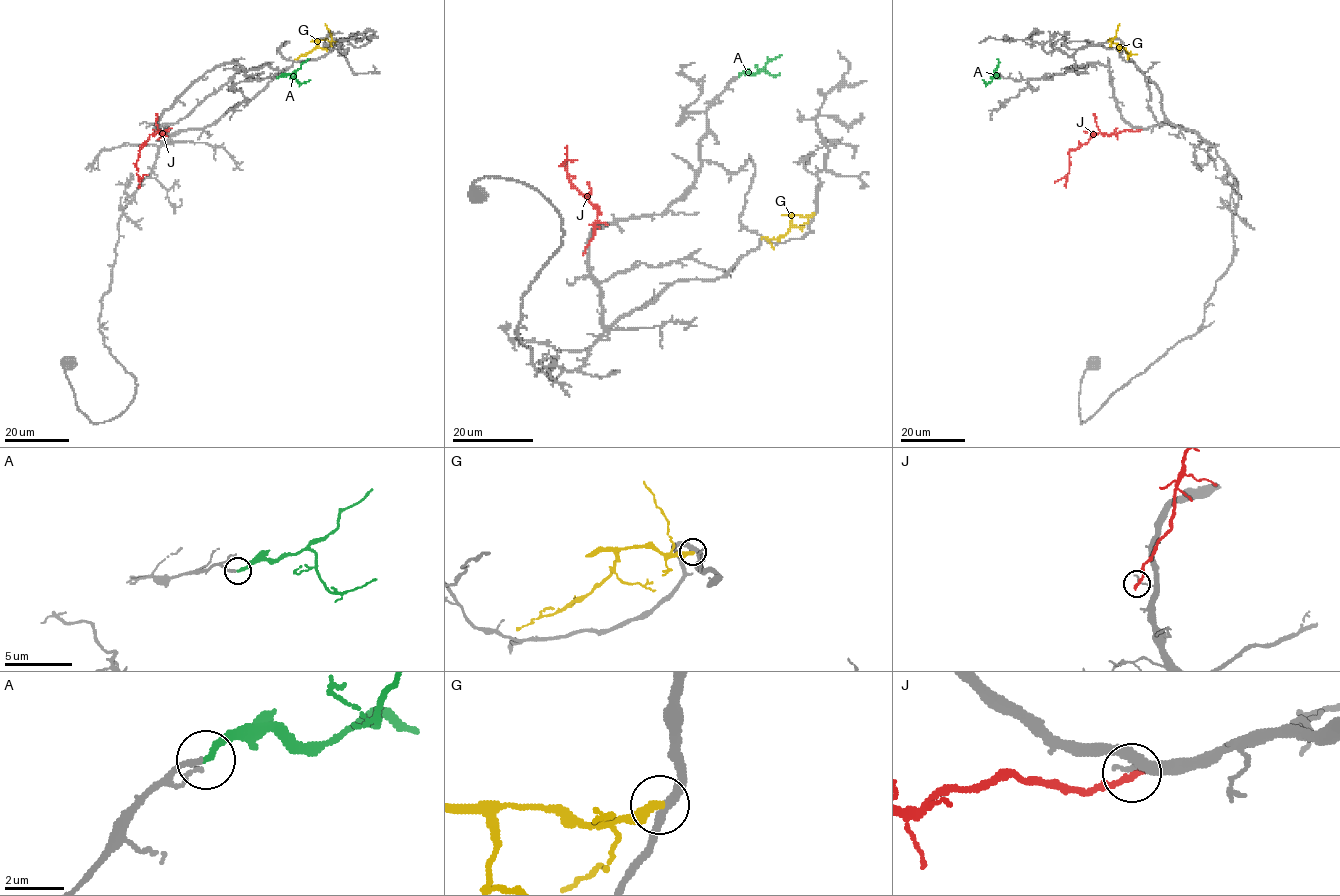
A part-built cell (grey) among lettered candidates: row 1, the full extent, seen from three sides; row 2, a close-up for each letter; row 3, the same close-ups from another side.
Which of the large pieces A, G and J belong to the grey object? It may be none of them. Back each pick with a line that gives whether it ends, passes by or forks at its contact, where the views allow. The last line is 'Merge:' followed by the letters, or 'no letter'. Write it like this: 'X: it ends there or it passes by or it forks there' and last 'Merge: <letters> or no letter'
A: it ends there
Merge: A

